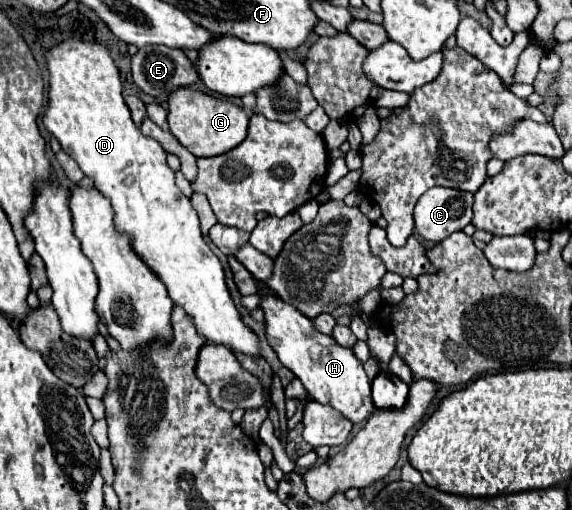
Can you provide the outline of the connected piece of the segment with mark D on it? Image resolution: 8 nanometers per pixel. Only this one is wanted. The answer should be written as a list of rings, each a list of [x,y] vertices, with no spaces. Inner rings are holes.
[[[65,40],[55,44],[45,54],[49,70],[49,104],[43,114],[45,128],[59,140],[61,148],[79,164],[85,176],[93,178],[95,188],[111,200],[115,210],[115,226],[119,232],[125,232],[133,238],[135,252],[149,264],[149,268],[159,276],[167,286],[171,300],[177,306],[183,306],[187,314],[195,320],[197,332],[209,342],[225,344],[231,350],[243,352],[247,356],[259,354],[257,336],[241,322],[239,312],[227,292],[225,274],[219,258],[205,244],[199,228],[197,212],[193,210],[189,198],[185,198],[175,186],[175,172],[165,162],[165,150],[161,144],[143,136],[141,130],[133,124],[129,108],[121,94],[119,70],[103,44],[85,42],[85,40]]]

